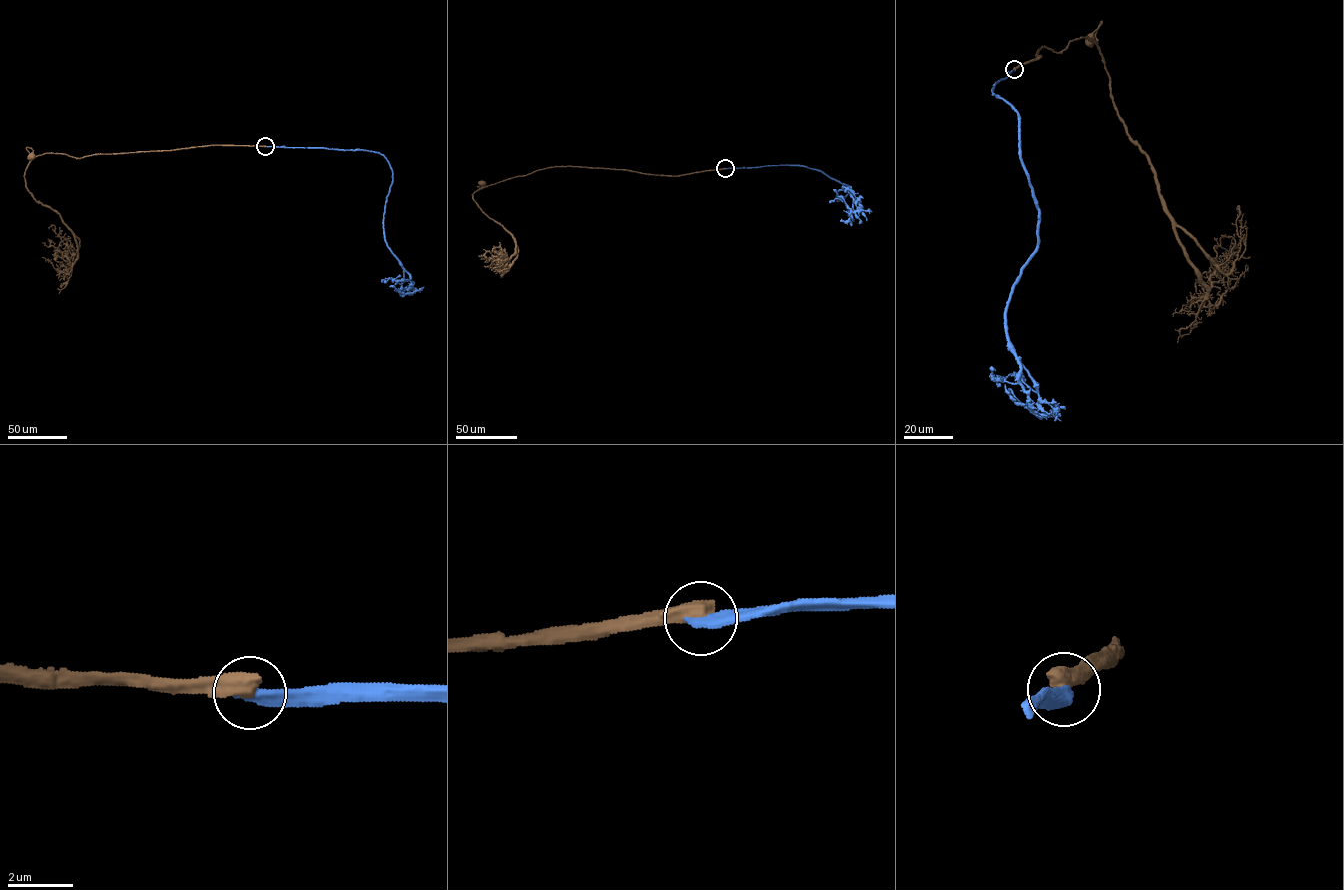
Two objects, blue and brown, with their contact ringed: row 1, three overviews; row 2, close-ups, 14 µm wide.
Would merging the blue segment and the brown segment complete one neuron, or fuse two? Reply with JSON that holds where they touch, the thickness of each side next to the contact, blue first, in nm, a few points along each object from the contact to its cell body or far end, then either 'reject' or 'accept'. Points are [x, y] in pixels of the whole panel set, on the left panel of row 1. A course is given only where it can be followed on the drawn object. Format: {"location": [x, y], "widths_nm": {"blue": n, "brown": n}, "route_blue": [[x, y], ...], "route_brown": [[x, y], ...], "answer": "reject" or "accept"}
{"location": [265, 146], "widths_nm": {"blue": 360, "brown": 600}, "route_blue": [[265, 146], [363, 149], [385, 157], [392, 181], [383, 233], [387, 247], [412, 284], [405, 293], [389, 286]], "route_brown": [[265, 146], [209, 145], [96, 154], [80, 158], [46, 153], [33, 158], [27, 147], [33, 150], [31, 156]], "answer": "reject"}

